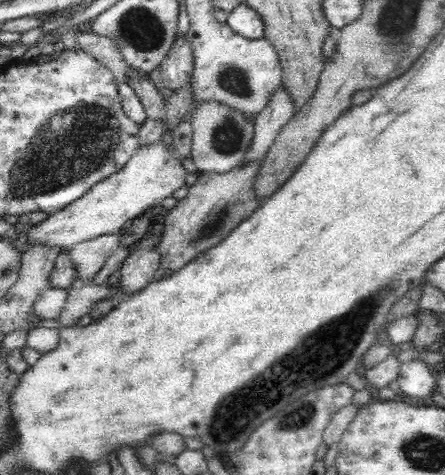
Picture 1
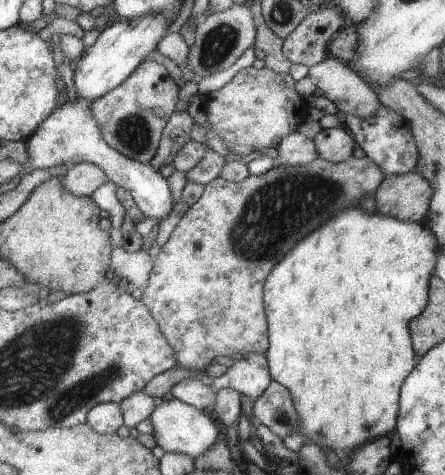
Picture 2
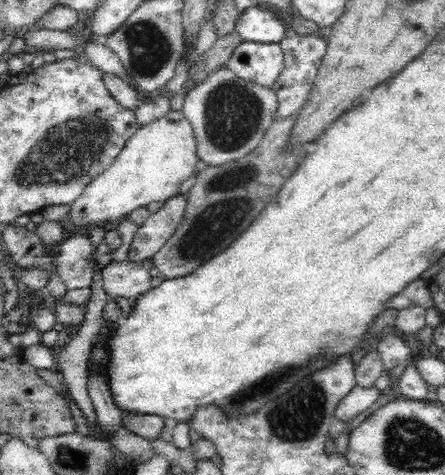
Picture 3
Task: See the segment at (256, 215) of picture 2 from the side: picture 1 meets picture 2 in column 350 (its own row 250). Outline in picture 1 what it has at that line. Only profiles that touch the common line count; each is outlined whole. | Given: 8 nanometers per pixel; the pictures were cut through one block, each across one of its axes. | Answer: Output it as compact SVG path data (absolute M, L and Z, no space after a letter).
M266 156L258 160L248 160L240 168L234 168L226 174L198 172L198 178L190 186L188 196L180 200L178 206L166 216L166 232L160 244L162 270L182 270L194 258L200 258L200 254L206 254L208 250L224 242L262 206L262 196L260 192L256 192L256 182L260 182L260 168L264 158Z

